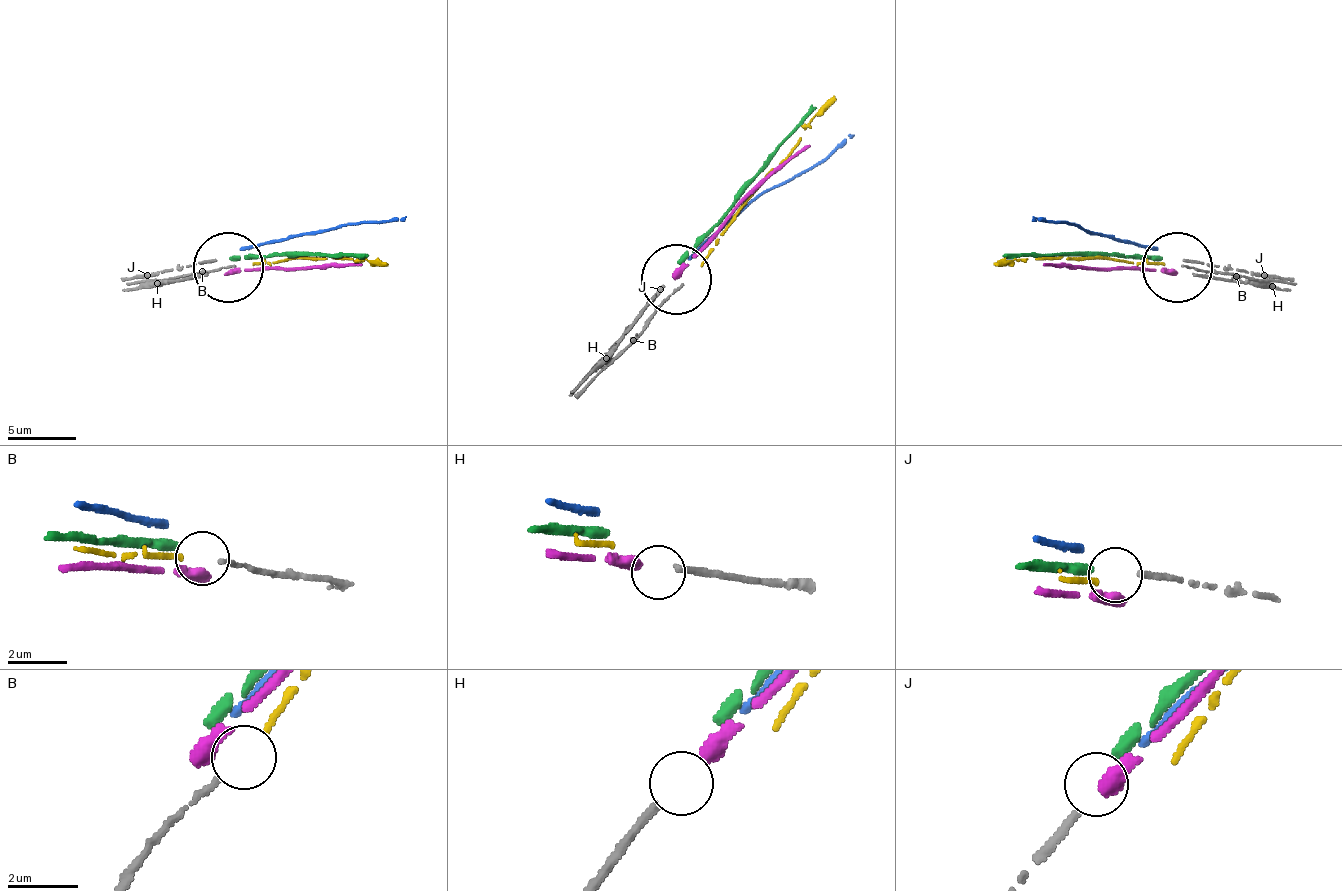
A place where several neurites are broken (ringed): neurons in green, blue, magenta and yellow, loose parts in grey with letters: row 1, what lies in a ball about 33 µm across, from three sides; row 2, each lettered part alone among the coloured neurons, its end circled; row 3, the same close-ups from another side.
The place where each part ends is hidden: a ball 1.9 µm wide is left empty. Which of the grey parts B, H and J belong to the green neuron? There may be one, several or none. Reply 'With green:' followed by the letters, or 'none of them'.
With green: none of them

